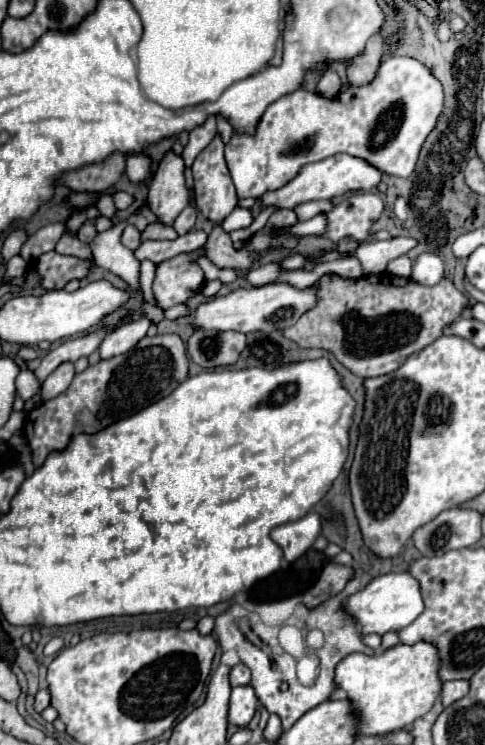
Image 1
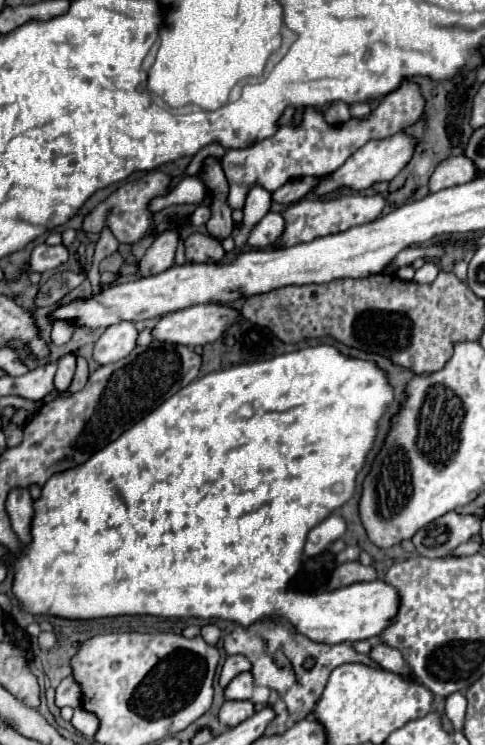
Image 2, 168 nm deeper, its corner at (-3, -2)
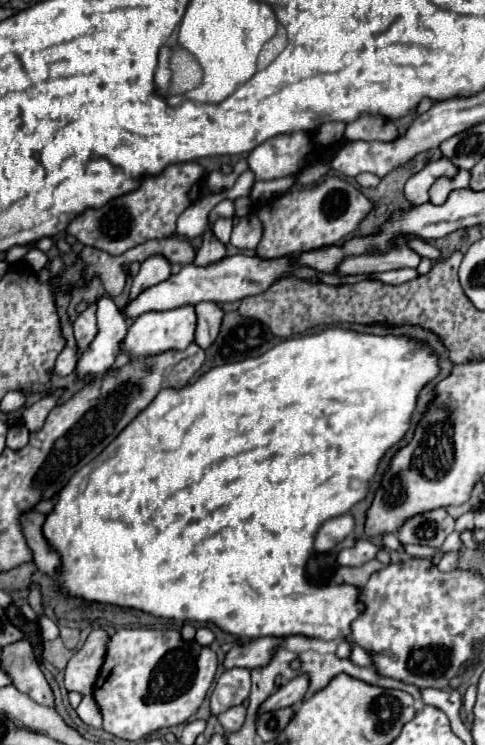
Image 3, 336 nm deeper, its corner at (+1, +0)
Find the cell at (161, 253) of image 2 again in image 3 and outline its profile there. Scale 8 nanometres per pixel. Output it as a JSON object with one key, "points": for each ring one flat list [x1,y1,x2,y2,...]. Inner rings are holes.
{"points":[[163,256,147,258,141,264,139,274,133,278,129,300,133,300,133,296,139,296,145,288,151,288,153,284,159,284,161,280,167,280,169,276,171,276,171,264]]}

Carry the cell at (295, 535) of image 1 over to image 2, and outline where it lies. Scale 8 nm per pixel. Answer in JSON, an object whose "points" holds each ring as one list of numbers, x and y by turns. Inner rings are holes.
{"points":[[339,514,327,516,323,522,319,522,315,528,309,530,307,542,305,542,305,556,317,556,323,550,329,548,329,544,337,538,341,538,345,532,345,522]]}

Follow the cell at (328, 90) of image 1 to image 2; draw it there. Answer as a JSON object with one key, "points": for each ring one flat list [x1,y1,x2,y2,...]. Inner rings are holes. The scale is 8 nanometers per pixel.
{"points":[[333,102,327,110,325,110,325,120,333,126,341,124,341,122,347,122,349,120,349,106,345,102]]}

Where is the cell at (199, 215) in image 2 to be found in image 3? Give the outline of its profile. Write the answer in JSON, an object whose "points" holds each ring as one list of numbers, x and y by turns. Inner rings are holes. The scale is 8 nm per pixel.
{"points":[[221,200,209,214,209,222,213,224,217,218,231,218,235,216,235,206,233,206,233,200]]}

